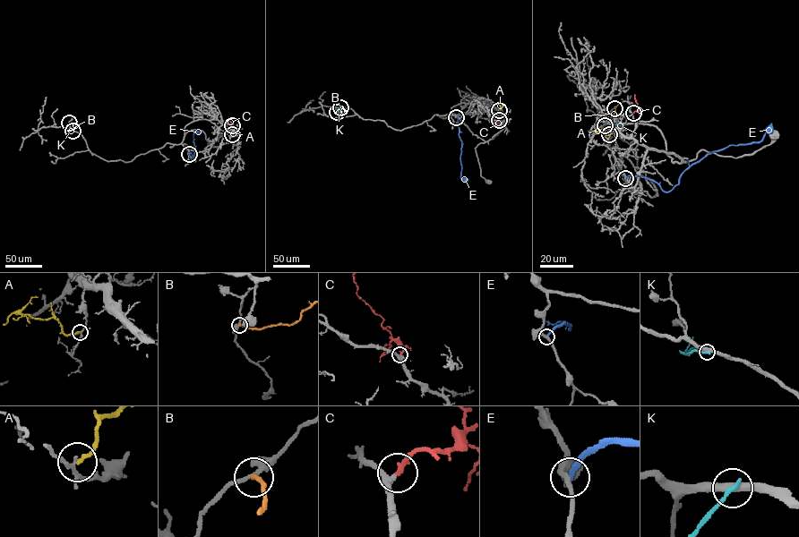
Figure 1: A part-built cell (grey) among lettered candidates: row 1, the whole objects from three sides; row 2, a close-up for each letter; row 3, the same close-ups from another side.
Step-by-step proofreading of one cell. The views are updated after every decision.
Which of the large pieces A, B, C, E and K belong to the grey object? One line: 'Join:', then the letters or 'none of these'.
Join: C

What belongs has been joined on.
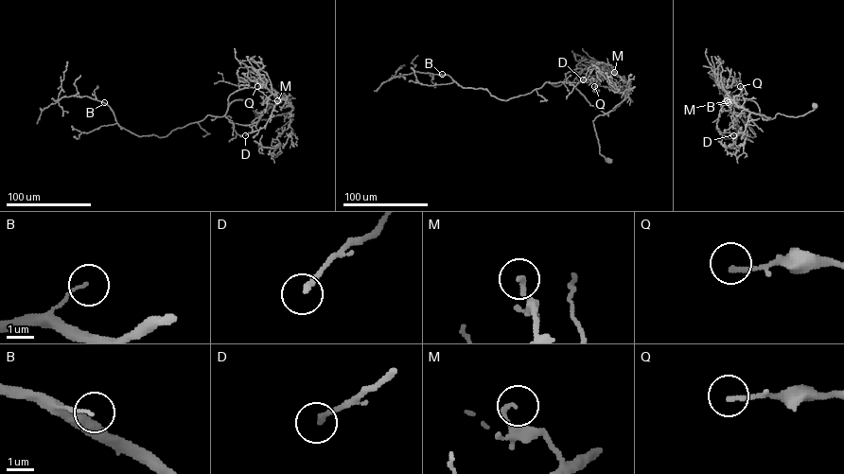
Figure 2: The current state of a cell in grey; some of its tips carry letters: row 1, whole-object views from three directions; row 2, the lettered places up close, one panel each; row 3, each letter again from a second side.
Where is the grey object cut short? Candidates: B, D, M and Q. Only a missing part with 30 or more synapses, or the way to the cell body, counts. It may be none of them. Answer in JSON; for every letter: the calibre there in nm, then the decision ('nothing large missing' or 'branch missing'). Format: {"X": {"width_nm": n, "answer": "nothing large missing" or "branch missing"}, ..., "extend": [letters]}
{"B": {"width_nm": 90, "answer": "nothing large missing"}, "D": {"width_nm": 180, "answer": "nothing large missing"}, "M": {"width_nm": 150, "answer": "nothing large missing"}, "Q": {"width_nm": 160, "answer": "nothing large missing"}, "extend": []}

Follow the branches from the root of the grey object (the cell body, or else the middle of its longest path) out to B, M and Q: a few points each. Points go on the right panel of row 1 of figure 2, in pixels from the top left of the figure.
B: (815, 106), (765, 120), (754, 101), (737, 100), (736, 116), (752, 137), (743, 136), (728, 102)
M: (815, 106), (802, 115), (794, 117), (778, 114), (769, 119), (740, 107), (731, 99), (727, 100)
Q: (815, 106), (802, 115), (794, 117), (778, 114), (769, 119), (742, 107), (745, 98), (740, 86)

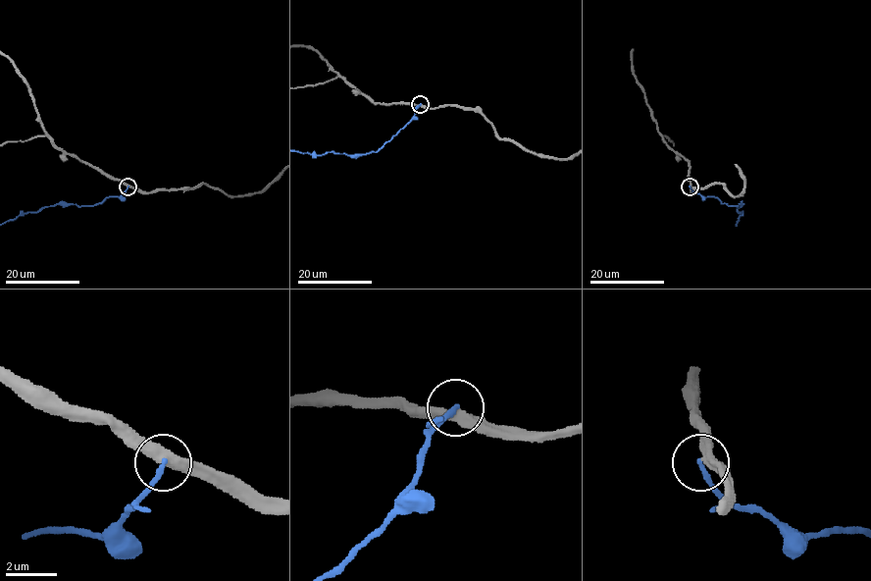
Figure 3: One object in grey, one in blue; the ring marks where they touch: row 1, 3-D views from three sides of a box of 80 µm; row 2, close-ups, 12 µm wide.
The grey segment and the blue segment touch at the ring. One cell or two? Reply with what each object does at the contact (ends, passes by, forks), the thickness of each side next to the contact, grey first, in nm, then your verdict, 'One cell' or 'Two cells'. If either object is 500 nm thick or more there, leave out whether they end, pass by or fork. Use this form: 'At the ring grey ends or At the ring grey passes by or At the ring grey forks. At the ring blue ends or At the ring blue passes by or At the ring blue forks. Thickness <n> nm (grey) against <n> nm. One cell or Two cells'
At the ring grey passes by. At the ring blue ends. Thickness 420 nm (grey) against 180 nm. One cell

